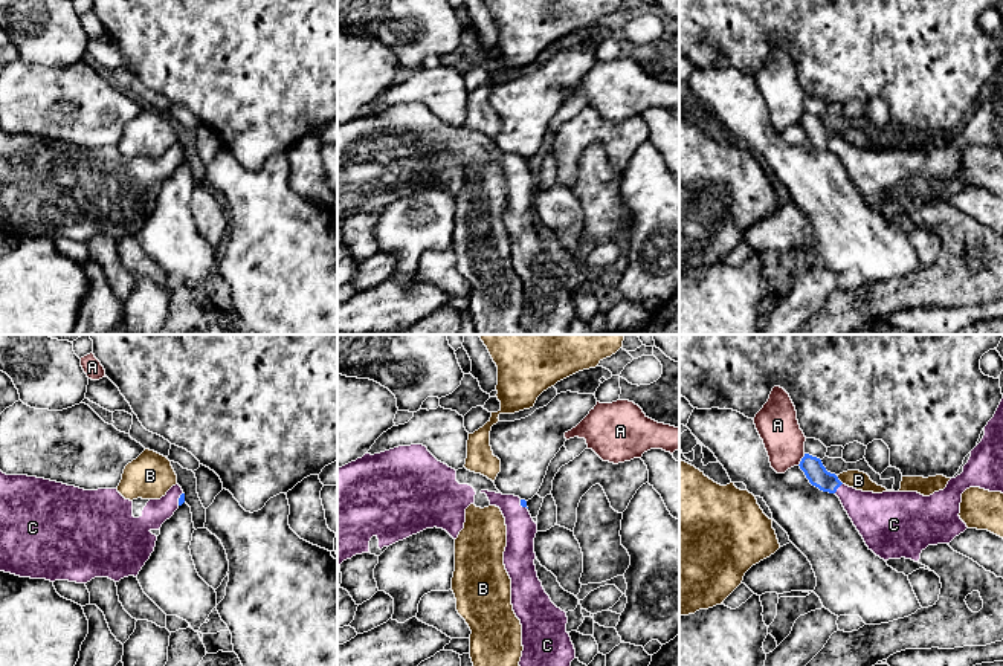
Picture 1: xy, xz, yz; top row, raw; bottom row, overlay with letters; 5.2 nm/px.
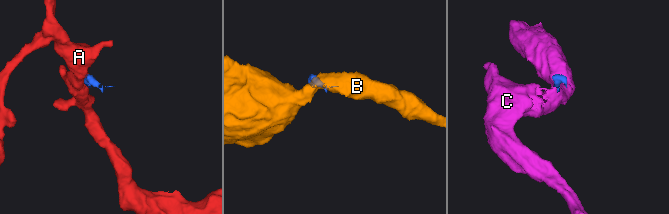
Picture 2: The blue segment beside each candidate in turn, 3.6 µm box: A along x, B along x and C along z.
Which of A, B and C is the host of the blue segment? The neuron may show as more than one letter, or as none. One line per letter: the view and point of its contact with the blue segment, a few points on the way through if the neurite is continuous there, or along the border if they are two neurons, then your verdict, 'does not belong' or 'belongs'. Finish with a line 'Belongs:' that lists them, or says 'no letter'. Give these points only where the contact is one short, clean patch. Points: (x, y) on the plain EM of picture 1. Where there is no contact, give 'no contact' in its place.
A: yz (802, 118) | along yz (805, 112), (797, 122) | does not belong
B: yz (838, 138) | along yz (835, 133), (843, 141) | does not belong
C: yz (838, 144) | across yz (815, 130), (823, 138), (838, 144), (855, 161), (875, 173) | belongs
Belongs: C

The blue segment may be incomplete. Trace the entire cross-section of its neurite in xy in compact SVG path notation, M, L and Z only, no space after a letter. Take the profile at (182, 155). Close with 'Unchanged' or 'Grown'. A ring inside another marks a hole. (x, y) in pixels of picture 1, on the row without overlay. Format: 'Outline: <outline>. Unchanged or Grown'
Outline: M0 128L0 229L20 235L69 238L87 241L95 235L119 240L137 234L154 209L162 182L185 160L179 142L160 157L125 157L118 147L84 148L63 141L27 134L6 133Z. Grown

